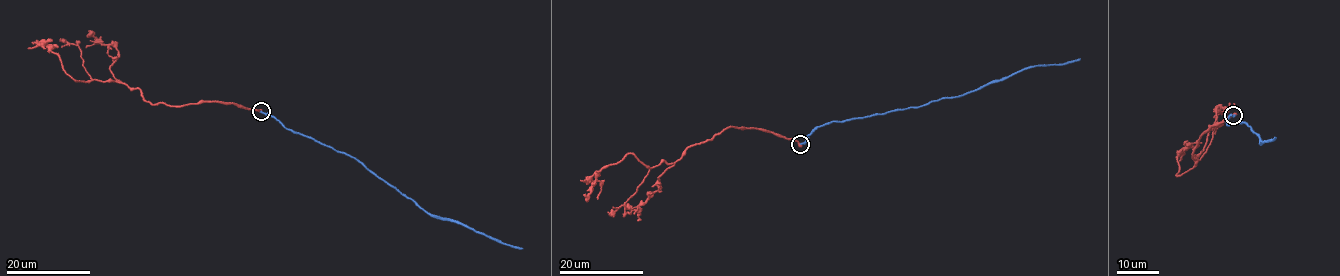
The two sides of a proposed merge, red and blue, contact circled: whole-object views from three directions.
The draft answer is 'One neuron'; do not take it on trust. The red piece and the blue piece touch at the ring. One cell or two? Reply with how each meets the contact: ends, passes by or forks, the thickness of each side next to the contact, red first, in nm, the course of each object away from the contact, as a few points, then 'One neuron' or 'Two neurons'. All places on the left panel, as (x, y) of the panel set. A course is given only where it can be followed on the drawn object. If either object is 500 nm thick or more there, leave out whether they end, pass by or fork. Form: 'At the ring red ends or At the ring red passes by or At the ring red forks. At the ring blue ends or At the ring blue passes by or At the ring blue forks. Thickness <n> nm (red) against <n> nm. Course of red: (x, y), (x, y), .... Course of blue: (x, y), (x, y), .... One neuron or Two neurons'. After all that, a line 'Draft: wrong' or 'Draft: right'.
Thickness 500 nm (red) against 200 nm. Course of red: (261, 111), (216, 100), (181, 105), (151, 104), (140, 89), (122, 83), (73, 79), (57, 54), (33, 42). Course of blue: (261, 111), (288, 128), (360, 161), (432, 214), (523, 248). Two neurons
Draft: wrong

